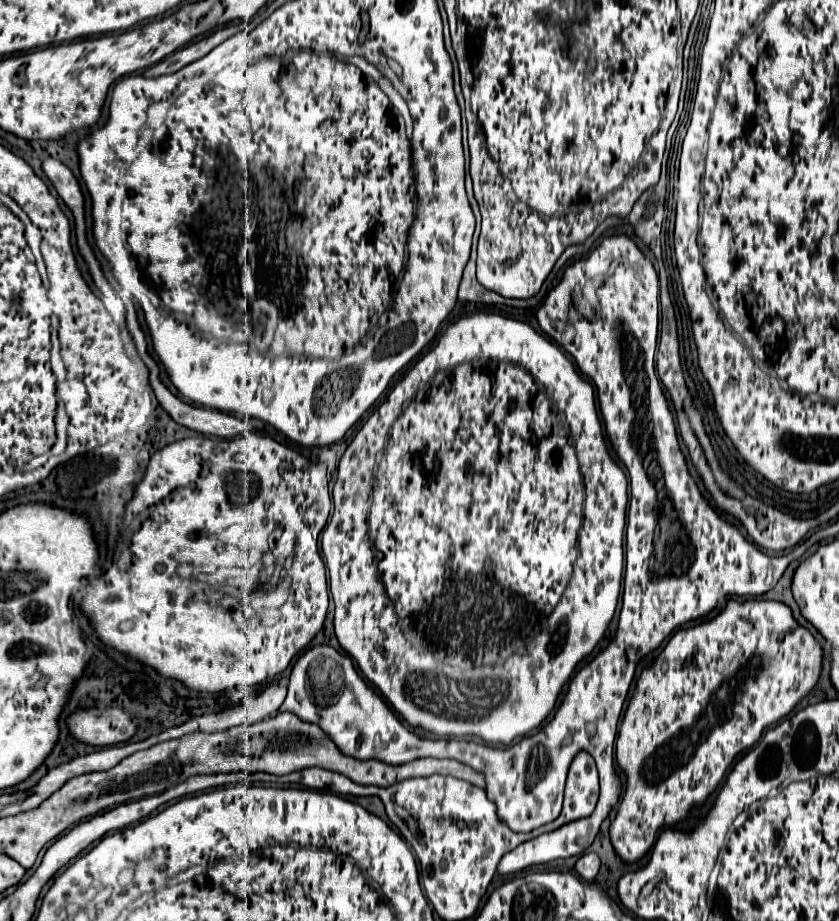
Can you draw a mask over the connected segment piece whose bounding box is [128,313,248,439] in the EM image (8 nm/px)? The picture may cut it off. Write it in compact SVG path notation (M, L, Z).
M134 313L128 315L128 329L130 329L130 333L132 333L134 341L136 341L136 349L138 349L140 357L142 357L142 361L144 361L144 363L148 365L148 369L150 369L150 385L152 385L152 389L154 389L154 393L156 393L160 405L168 411L168 415L170 415L176 423L180 423L180 425L184 425L184 427L188 427L188 429L194 429L194 431L198 431L198 433L214 435L214 437L224 437L224 439L238 437L238 435L244 435L244 433L248 431L248 425L246 425L242 419L234 417L234 415L228 415L228 413L222 413L222 411L210 411L210 409L194 407L194 405L188 405L188 403L180 401L176 395L172 395L170 389L168 389L168 387L162 383L162 379L160 379L160 367L158 367L158 363L156 363L156 361L152 359L152 355L148 353L146 335L144 335L144 331L142 331L142 327L140 327L138 315L134 315Z

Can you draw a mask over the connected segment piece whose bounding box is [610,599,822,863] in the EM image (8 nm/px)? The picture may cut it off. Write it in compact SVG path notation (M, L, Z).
M728 601L716 619L676 631L654 665L648 667L636 683L636 691L620 725L616 759L628 775L628 783L620 799L618 815L610 825L610 839L616 853L626 863L642 859L662 827L686 819L694 805L702 805L720 785L736 755L750 749L766 727L788 715L792 707L812 691L820 669L822 647L808 629L794 621L790 607L778 601Z

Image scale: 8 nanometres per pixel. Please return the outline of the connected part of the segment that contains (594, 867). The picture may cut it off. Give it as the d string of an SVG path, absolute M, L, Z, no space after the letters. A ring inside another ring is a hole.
M586 853L586 855L582 855L580 859L578 859L578 863L576 863L576 871L582 875L582 879L586 879L586 881L590 881L590 879L594 879L596 875L598 875L598 871L600 871L600 857L596 855L596 853Z

